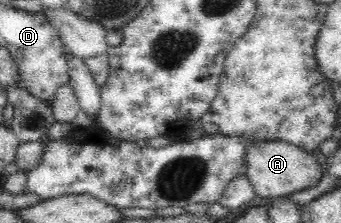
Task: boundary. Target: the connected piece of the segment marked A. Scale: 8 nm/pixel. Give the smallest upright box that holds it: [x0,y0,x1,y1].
[244,141,325,198]

